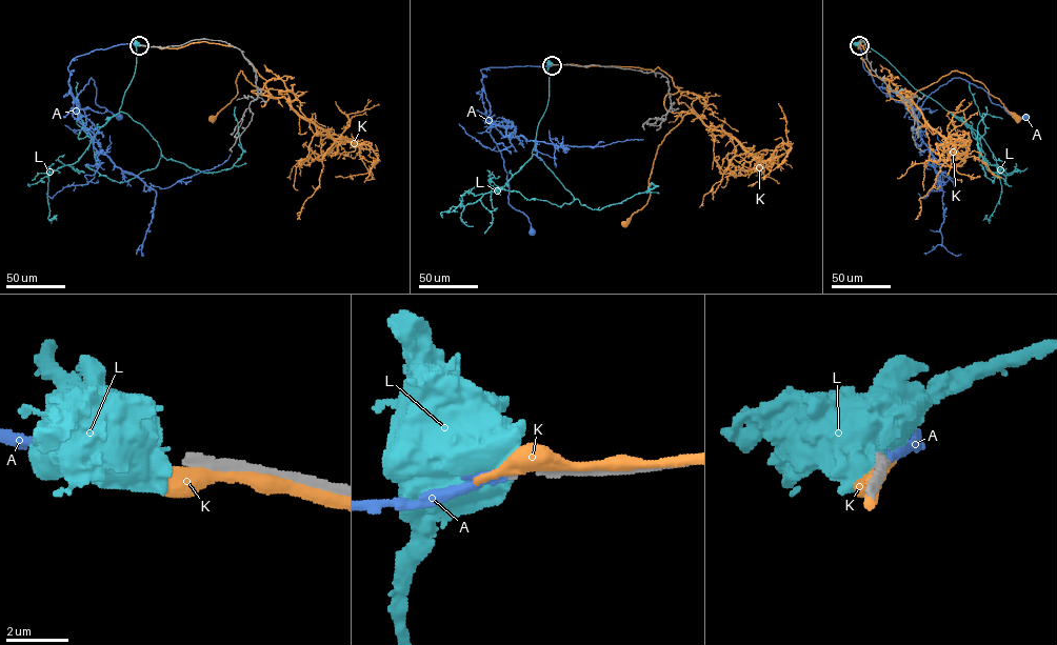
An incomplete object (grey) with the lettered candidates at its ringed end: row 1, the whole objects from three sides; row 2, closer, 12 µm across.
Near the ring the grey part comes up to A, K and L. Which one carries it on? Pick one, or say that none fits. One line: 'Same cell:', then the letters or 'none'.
Same cell: A

